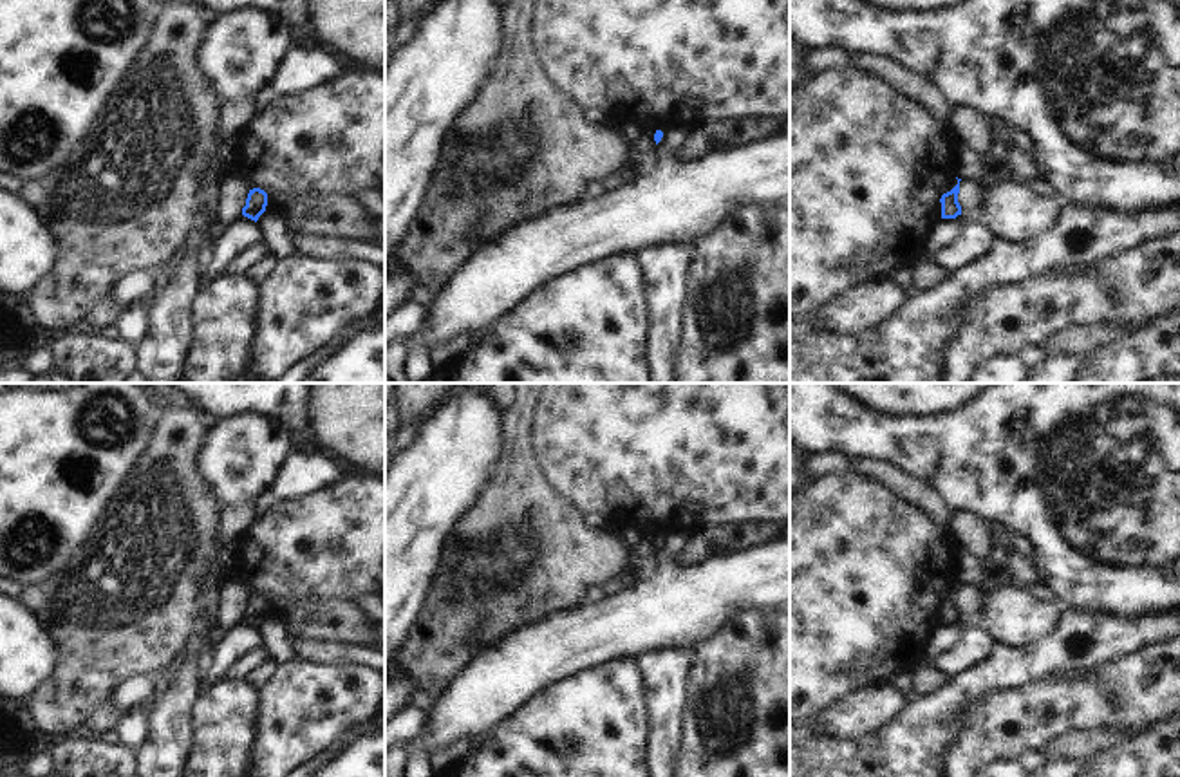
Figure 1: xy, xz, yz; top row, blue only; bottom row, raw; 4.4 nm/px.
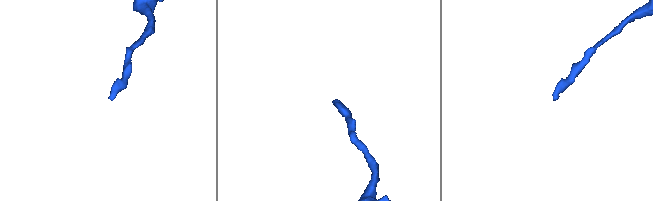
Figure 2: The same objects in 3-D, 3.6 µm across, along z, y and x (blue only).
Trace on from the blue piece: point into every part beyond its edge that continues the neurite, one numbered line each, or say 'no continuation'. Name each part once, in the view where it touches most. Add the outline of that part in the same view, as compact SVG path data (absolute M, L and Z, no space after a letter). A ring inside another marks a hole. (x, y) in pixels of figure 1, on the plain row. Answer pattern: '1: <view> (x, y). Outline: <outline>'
no continuation

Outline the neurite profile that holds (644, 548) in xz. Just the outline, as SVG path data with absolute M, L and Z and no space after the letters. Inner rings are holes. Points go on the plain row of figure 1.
M640 533L632 553L642 560L651 560L656 553L654 538L654 533Z

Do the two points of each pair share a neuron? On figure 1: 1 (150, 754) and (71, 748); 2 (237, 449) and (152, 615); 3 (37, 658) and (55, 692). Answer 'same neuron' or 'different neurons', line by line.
1: different neurons
2: different neurons
3: different neurons

